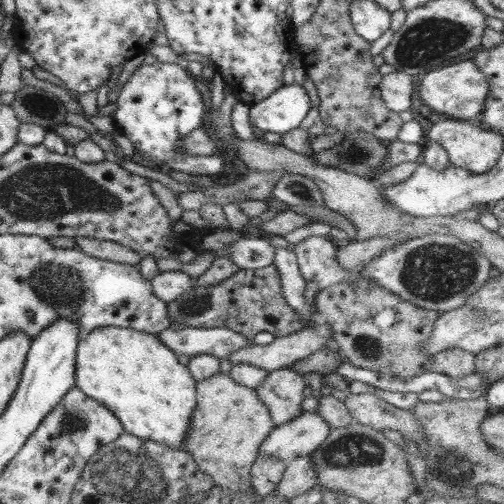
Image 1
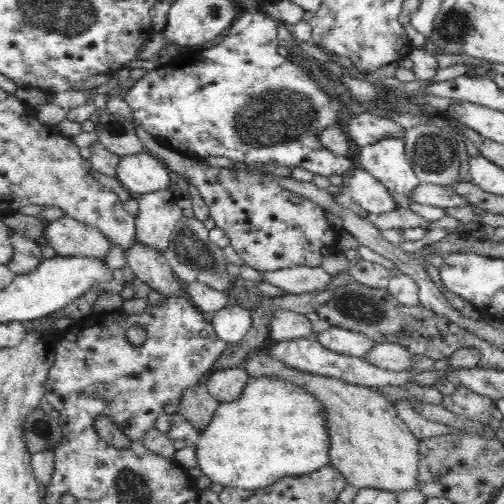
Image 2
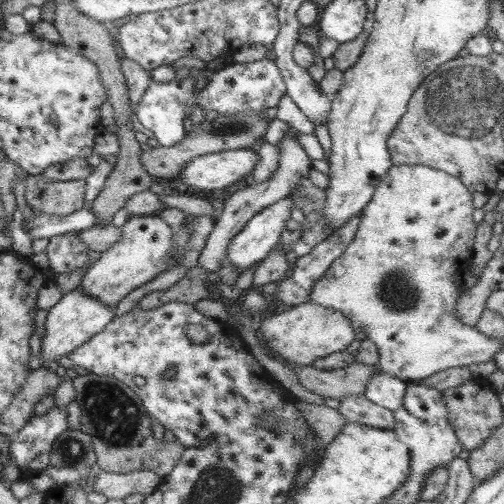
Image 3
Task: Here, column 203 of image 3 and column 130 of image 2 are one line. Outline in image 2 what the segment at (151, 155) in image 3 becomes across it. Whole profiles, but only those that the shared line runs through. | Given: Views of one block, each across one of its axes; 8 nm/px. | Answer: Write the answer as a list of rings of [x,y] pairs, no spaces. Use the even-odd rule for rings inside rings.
[[[100,110],[94,132],[98,136],[98,142],[118,158],[146,152],[144,142],[136,132],[136,124],[118,112]]]

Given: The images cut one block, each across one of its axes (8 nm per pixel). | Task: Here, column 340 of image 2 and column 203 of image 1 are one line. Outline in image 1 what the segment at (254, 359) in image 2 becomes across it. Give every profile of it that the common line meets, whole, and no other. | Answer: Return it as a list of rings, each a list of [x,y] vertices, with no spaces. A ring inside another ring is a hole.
[[[213,374],[197,382],[197,404],[191,412],[187,442],[183,452],[191,454],[193,462],[205,472],[215,486],[231,494],[247,494],[251,488],[251,466],[259,456],[259,446],[275,428],[267,406],[259,400],[255,390],[235,384],[229,374]]]

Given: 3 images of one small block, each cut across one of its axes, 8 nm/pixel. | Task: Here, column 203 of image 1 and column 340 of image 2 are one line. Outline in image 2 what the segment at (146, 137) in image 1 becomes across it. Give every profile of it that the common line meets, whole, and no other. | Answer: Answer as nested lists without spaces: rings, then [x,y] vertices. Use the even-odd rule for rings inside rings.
[[[240,12],[238,20],[234,22],[234,28],[228,30],[228,36],[224,36],[224,40],[210,48],[210,50],[190,50],[186,52],[184,56],[180,56],[178,60],[170,62],[168,66],[160,66],[160,68],[154,68],[150,70],[150,74],[146,74],[144,78],[136,80],[136,84],[124,92],[124,102],[128,102],[130,110],[134,112],[134,116],[144,124],[144,130],[156,138],[156,142],[160,142],[164,148],[170,148],[182,156],[188,156],[188,158],[196,158],[196,160],[206,160],[206,158],[212,158],[212,156],[222,156],[222,158],[228,158],[232,162],[246,162],[246,166],[250,164],[276,164],[276,166],[300,166],[300,168],[306,168],[314,174],[320,174],[320,176],[332,176],[332,174],[344,174],[346,170],[362,170],[362,166],[358,164],[358,160],[350,160],[348,156],[334,156],[332,152],[320,148],[320,140],[318,140],[318,132],[324,130],[324,128],[332,128],[332,126],[342,126],[342,114],[340,114],[340,104],[336,100],[330,100],[326,94],[320,92],[320,86],[308,78],[308,72],[302,68],[302,64],[292,56],[292,58],[282,58],[278,52],[280,52],[280,46],[278,46],[278,22],[274,22],[266,12]]]

